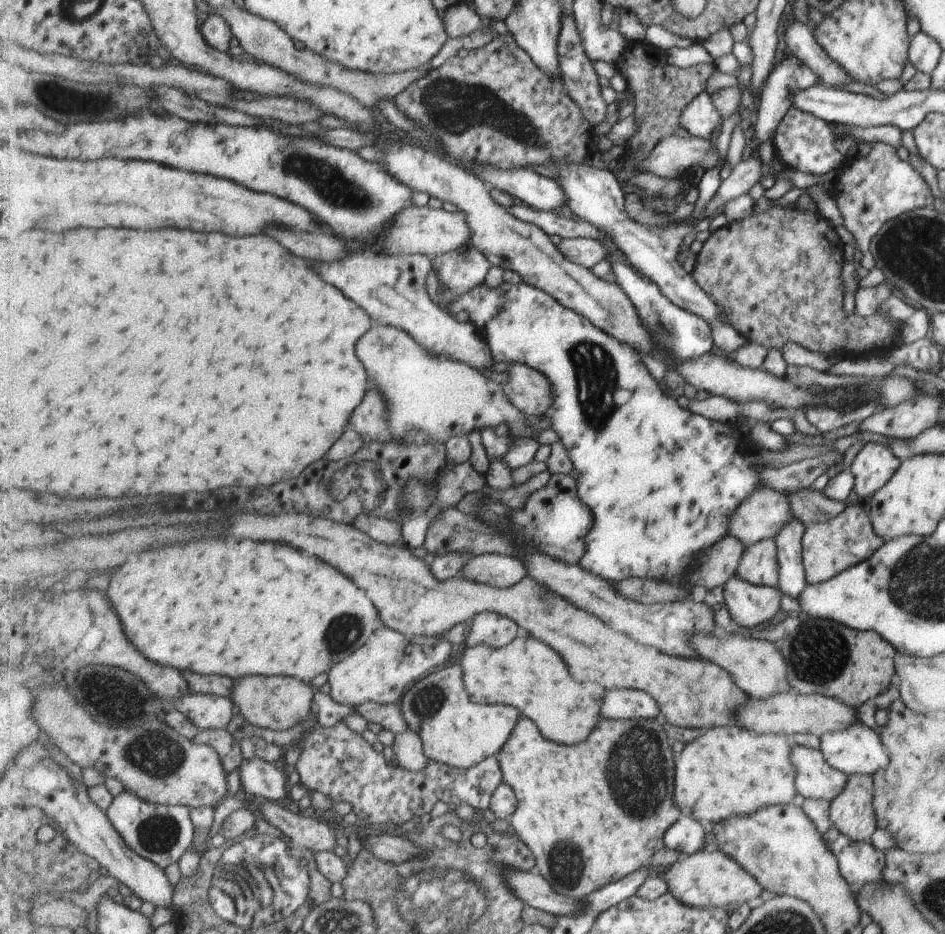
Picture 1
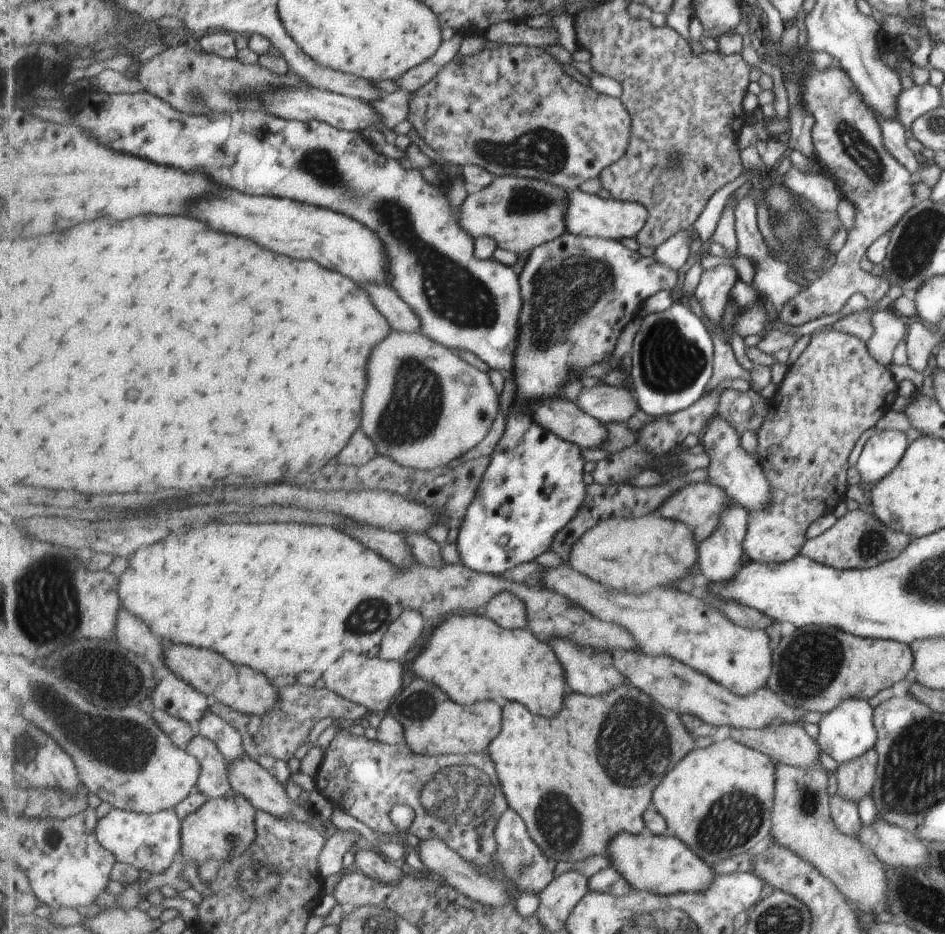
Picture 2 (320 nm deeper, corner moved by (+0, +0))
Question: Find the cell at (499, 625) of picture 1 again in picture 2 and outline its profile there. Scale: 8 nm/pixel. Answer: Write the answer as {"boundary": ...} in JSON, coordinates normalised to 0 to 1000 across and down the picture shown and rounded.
{"boundary":[[[530,633],[528,637],[522,639],[513,657],[517,658],[523,667],[537,675],[560,672],[557,645],[539,633]]]}

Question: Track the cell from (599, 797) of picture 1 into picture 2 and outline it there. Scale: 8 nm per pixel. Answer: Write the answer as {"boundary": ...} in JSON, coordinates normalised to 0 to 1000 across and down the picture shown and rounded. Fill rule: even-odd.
{"boundary":[[[666,727],[647,743],[625,745],[603,738],[598,745],[598,762],[587,769],[568,767],[553,754],[539,752],[532,783],[515,804],[524,815],[540,865],[554,875],[564,899],[582,920],[611,923],[626,914],[642,915],[644,903],[655,893],[676,893],[685,887],[681,869],[690,863],[691,847],[706,827],[734,802],[735,791],[717,767]],[[651,805],[657,805],[657,809],[651,812]]]}

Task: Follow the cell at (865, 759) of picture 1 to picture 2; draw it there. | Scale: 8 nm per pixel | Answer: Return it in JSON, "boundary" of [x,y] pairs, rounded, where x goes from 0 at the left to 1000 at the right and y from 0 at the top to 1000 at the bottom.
{"boundary":[[[894,748],[879,761],[871,763],[865,772],[866,785],[861,790],[867,802],[886,817],[917,807],[927,797],[927,782],[922,775],[922,758],[913,748]]]}

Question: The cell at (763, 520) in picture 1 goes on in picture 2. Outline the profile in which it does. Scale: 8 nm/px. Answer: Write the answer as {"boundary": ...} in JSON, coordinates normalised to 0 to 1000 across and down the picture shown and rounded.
{"boundary":[[[748,516],[727,517],[726,520],[723,519],[720,524],[713,525],[698,540],[696,548],[693,548],[693,550],[708,557],[719,558],[729,564],[735,579],[742,579],[753,572],[763,550],[766,548],[766,544],[771,542],[774,542],[774,535],[771,535],[771,531],[769,531],[765,522]]]}

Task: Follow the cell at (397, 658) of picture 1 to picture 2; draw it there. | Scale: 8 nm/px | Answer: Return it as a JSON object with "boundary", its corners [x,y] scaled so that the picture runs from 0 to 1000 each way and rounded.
{"boundary":[[[368,697],[342,721],[341,726],[346,737],[369,747],[379,757],[405,767],[412,761],[420,741],[423,741],[426,737],[429,713],[426,713],[425,708],[407,707],[400,700],[397,702],[390,702],[386,699],[379,701],[374,697]]]}

